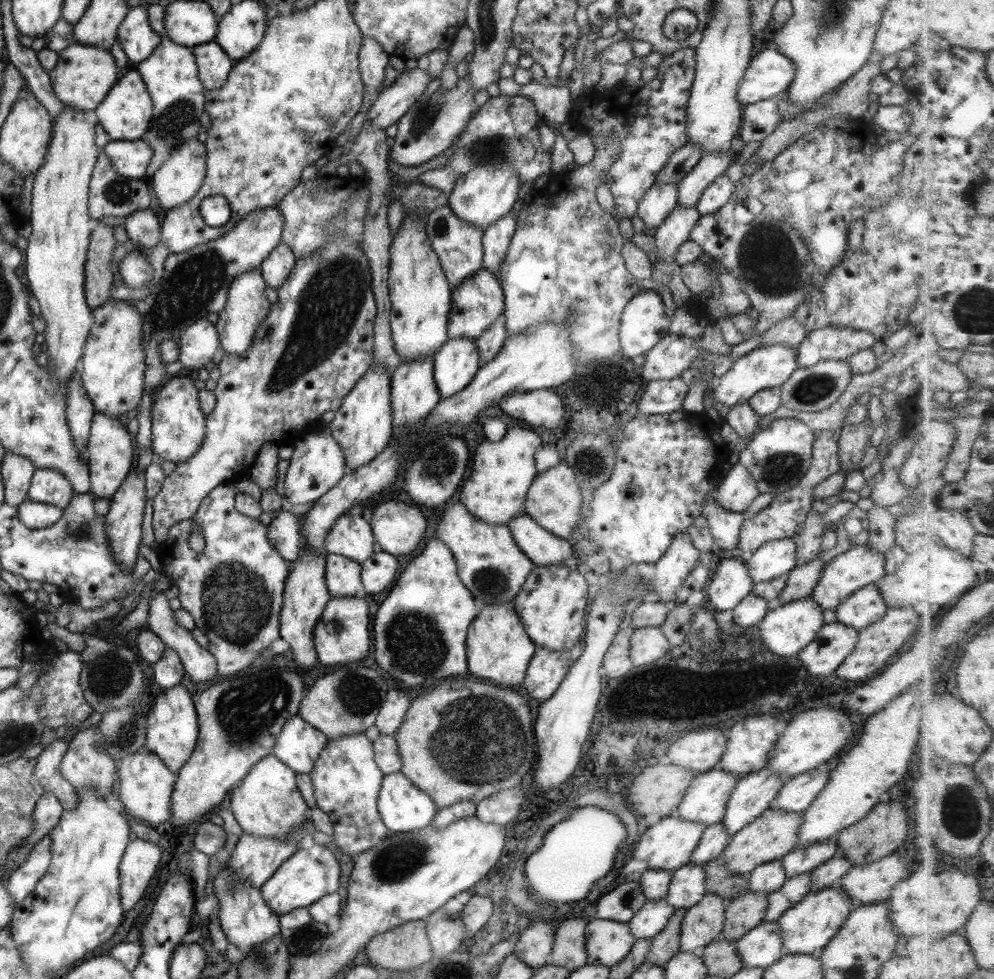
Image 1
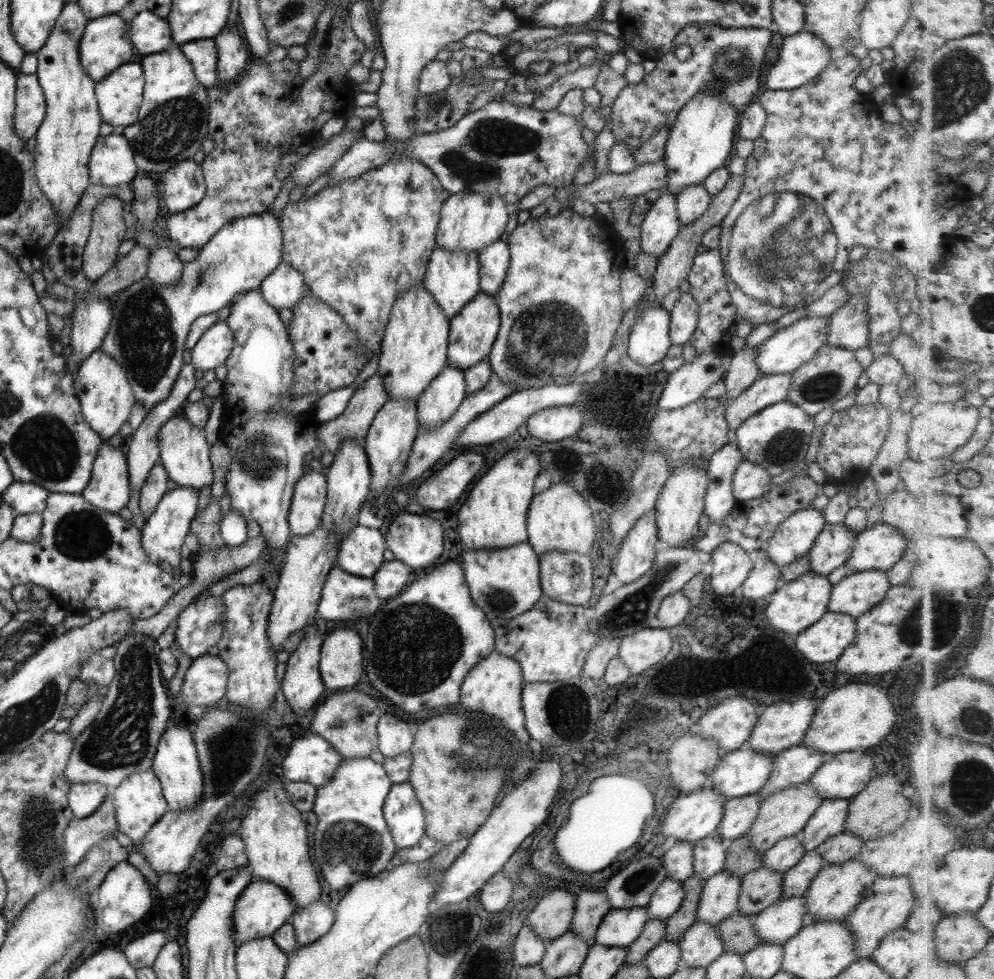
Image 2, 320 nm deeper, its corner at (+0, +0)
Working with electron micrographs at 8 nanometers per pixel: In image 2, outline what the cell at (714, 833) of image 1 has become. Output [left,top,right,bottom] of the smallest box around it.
[716,793,760,842]

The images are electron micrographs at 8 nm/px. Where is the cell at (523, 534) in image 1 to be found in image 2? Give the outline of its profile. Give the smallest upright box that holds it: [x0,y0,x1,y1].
[538,552,591,608]

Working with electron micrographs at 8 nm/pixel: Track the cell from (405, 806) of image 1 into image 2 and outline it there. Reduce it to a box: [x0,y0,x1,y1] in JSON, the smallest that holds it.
[382,783,424,849]

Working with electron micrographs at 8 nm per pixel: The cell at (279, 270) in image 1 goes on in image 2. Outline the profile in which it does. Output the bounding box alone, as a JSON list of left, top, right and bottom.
[257,262,310,311]

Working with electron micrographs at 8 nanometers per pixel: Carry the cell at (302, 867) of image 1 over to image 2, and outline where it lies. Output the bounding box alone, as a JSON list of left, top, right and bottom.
[232,879,295,945]

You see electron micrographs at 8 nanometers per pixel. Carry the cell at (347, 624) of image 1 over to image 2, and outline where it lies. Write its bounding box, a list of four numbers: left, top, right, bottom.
[318,627,363,690]

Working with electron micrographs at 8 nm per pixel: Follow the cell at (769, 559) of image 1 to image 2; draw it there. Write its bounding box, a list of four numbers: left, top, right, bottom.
[766,506,825,567]

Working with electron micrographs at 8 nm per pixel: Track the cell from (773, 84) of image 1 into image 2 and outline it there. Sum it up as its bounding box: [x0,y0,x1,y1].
[766,29,834,90]

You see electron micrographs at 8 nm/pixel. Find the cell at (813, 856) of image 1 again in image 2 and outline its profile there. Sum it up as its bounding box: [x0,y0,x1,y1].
[800,797,848,852]

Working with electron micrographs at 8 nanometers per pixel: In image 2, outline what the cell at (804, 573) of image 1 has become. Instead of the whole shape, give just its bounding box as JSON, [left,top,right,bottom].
[806,523,856,576]

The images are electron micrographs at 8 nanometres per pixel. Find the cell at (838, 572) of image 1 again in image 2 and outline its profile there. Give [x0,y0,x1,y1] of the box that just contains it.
[845,522,909,573]

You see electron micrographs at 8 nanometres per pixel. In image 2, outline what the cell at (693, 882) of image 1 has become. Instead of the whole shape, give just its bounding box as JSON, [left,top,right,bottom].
[691,834,729,880]

